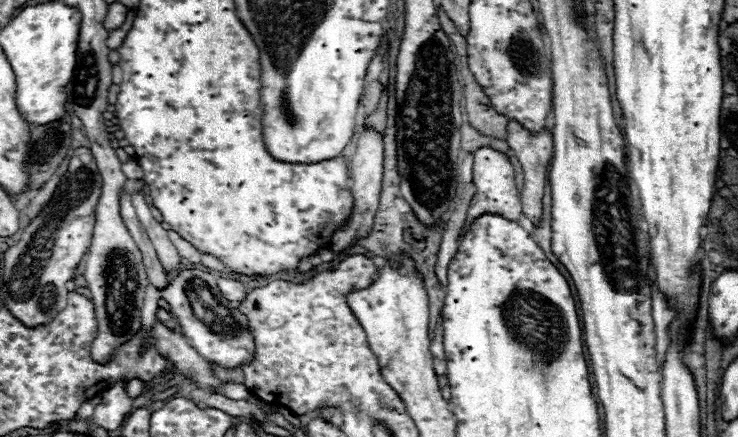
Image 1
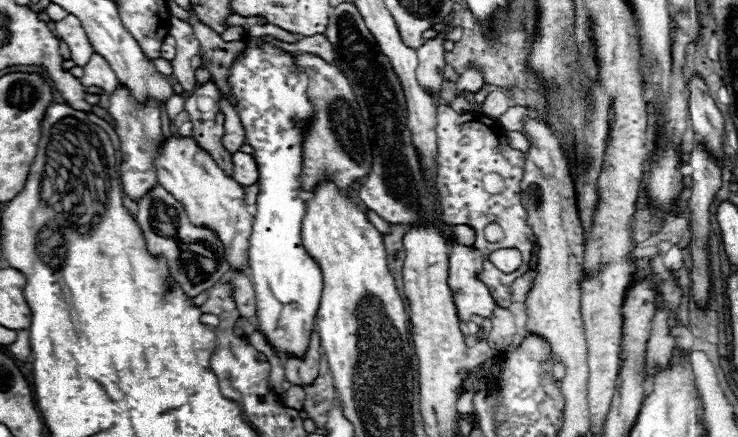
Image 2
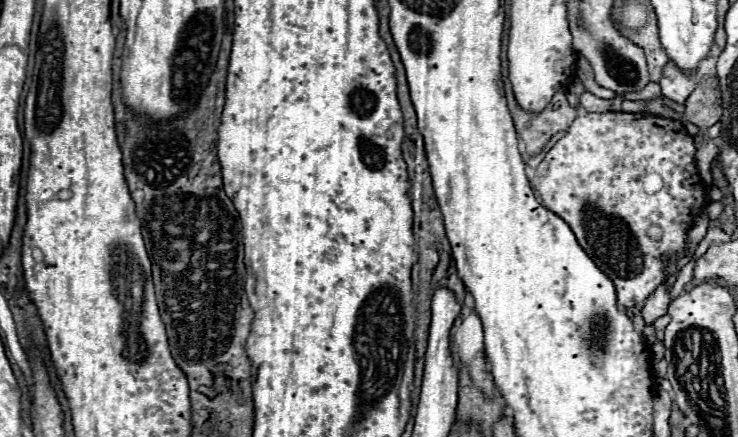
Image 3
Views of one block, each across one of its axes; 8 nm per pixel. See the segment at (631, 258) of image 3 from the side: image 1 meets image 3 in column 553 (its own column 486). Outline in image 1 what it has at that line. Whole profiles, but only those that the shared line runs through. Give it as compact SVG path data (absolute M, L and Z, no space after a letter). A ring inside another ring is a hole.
M480 148L476 150L474 154L474 168L472 168L472 182L476 186L476 194L470 202L470 208L468 208L468 218L466 218L466 226L462 232L468 230L468 226L474 222L474 218L478 218L480 214L484 212L490 212L490 214L500 214L504 218L512 218L512 220L518 220L520 216L520 194L518 194L518 188L514 184L514 168L512 164L508 162L508 158L492 148Z

